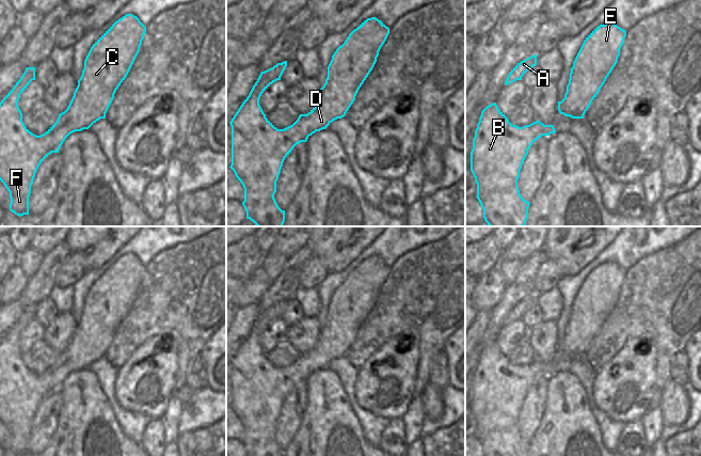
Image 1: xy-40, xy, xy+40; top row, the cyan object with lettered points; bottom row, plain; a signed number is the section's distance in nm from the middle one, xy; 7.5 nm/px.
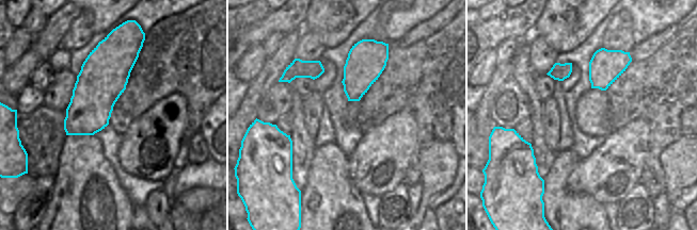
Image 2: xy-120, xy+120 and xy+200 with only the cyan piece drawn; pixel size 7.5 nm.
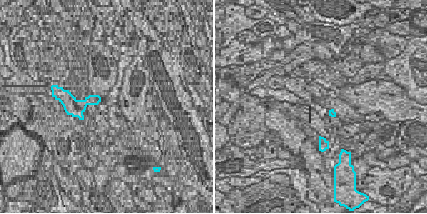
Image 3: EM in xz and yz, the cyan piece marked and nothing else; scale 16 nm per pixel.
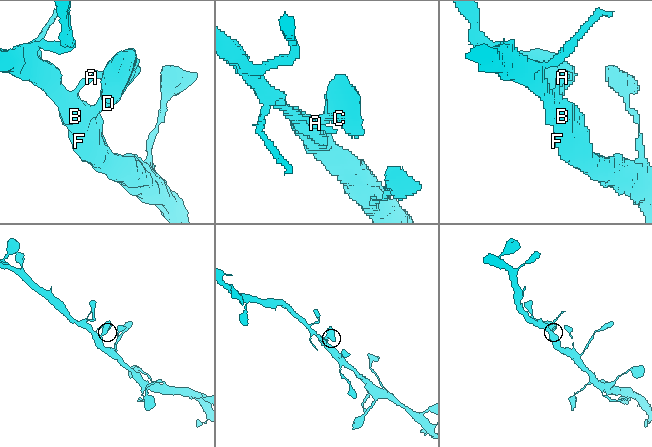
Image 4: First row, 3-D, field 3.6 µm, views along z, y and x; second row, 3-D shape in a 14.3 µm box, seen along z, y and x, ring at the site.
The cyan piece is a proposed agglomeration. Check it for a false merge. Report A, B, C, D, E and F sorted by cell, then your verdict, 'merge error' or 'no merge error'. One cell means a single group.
A B C D E F | no merge error

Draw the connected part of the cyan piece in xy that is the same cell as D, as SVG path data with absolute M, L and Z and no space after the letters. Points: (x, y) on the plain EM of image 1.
M376 256L367 257L354 268L332 295L328 305L328 316L319 330L317 344L307 353L300 353L292 364L284 368L277 368L266 357L259 344L259 337L273 321L281 319L287 300L260 312L249 335L229 361L232 365L232 404L229 407L244 427L242 444L246 456L285 456L285 450L278 446L274 438L276 421L285 397L297 383L306 381L309 375L325 368L333 360L346 355L360 327L372 310L388 273L389 267Z

